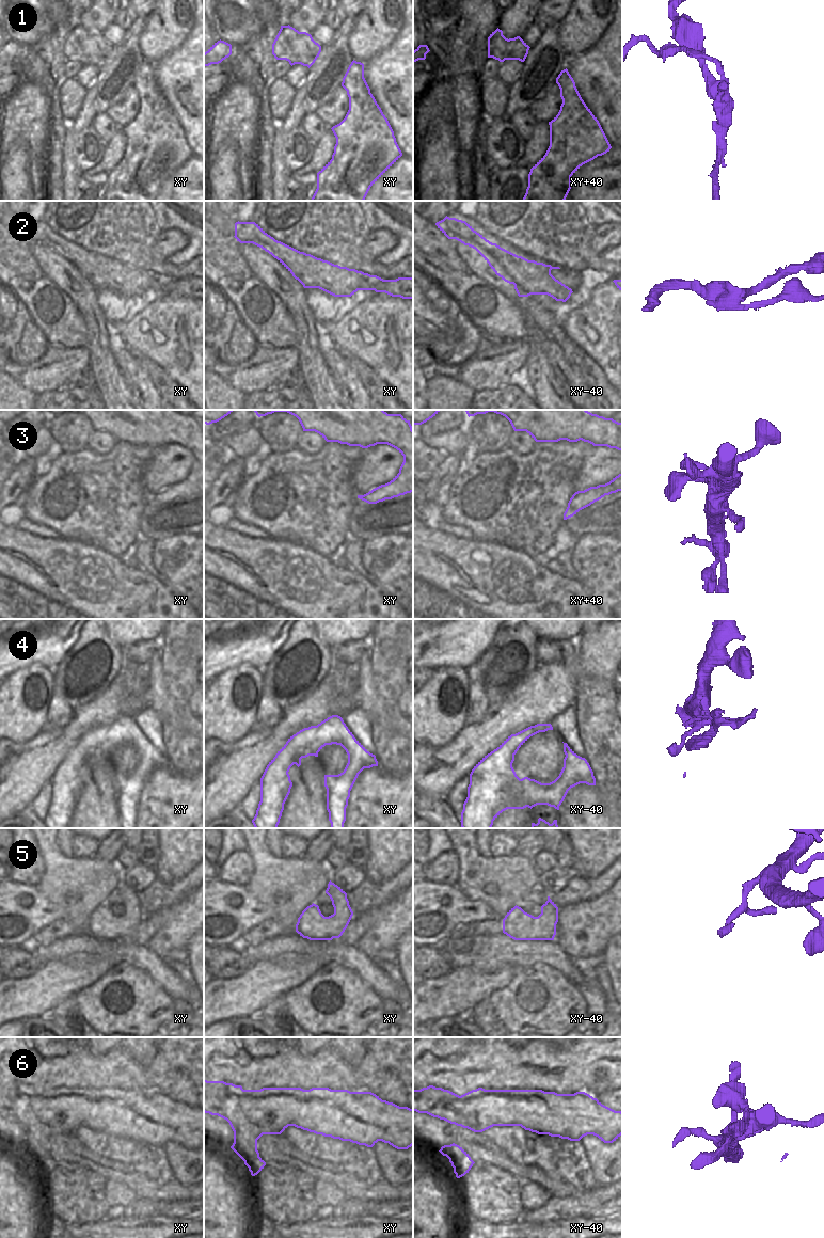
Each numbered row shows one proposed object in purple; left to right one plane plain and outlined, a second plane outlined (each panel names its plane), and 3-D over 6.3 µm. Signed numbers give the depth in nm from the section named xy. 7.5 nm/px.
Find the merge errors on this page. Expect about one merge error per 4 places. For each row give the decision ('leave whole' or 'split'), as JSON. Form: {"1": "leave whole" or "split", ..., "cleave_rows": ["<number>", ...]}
{"1": "split", "2": "split", "3": "leave whole", "4": "leave whole", "5": "leave whole", "6": "leave whole", "cleave_rows": ["1", "2"]}

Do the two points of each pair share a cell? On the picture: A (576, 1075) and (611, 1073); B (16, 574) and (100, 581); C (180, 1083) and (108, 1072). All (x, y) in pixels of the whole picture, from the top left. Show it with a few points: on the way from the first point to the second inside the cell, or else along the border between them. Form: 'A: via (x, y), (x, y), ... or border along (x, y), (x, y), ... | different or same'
A: via (585, 1066), (602, 1066) | same
B: via (37, 580), (79, 581) | same
C: border along (189, 1077), (185, 1073), (175, 1073), (158, 1091) | different

